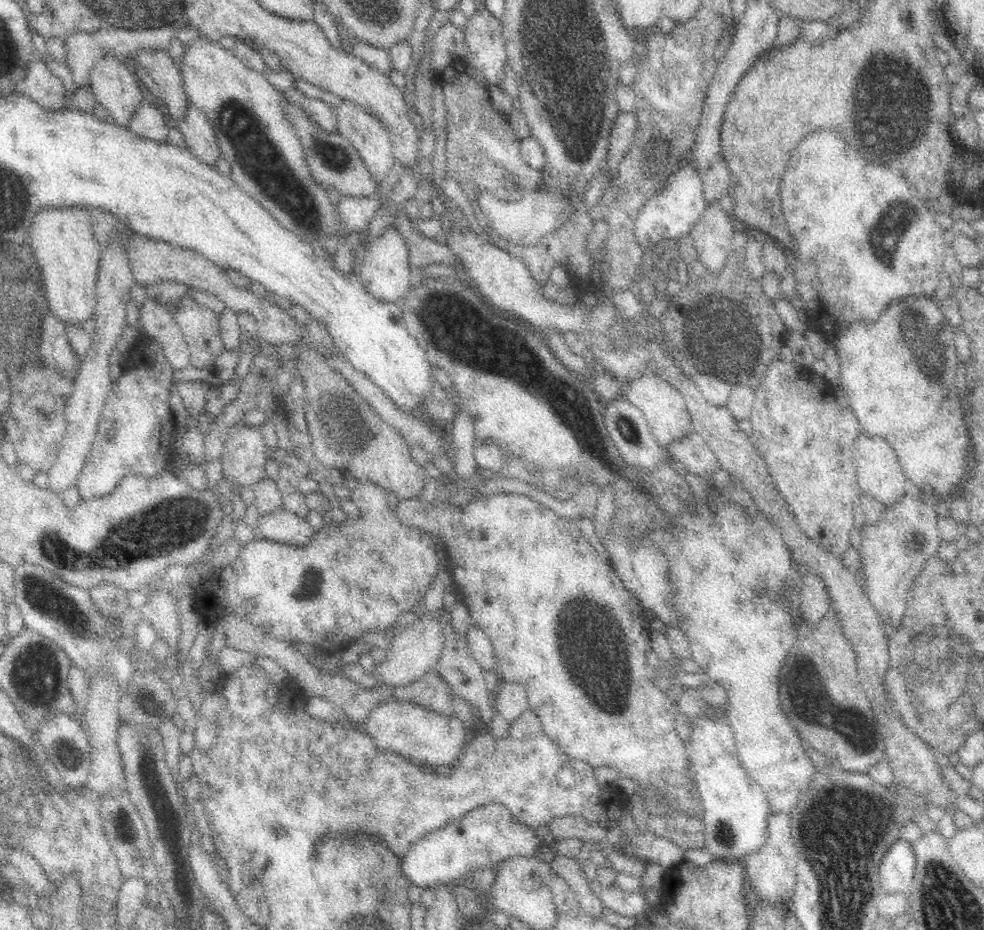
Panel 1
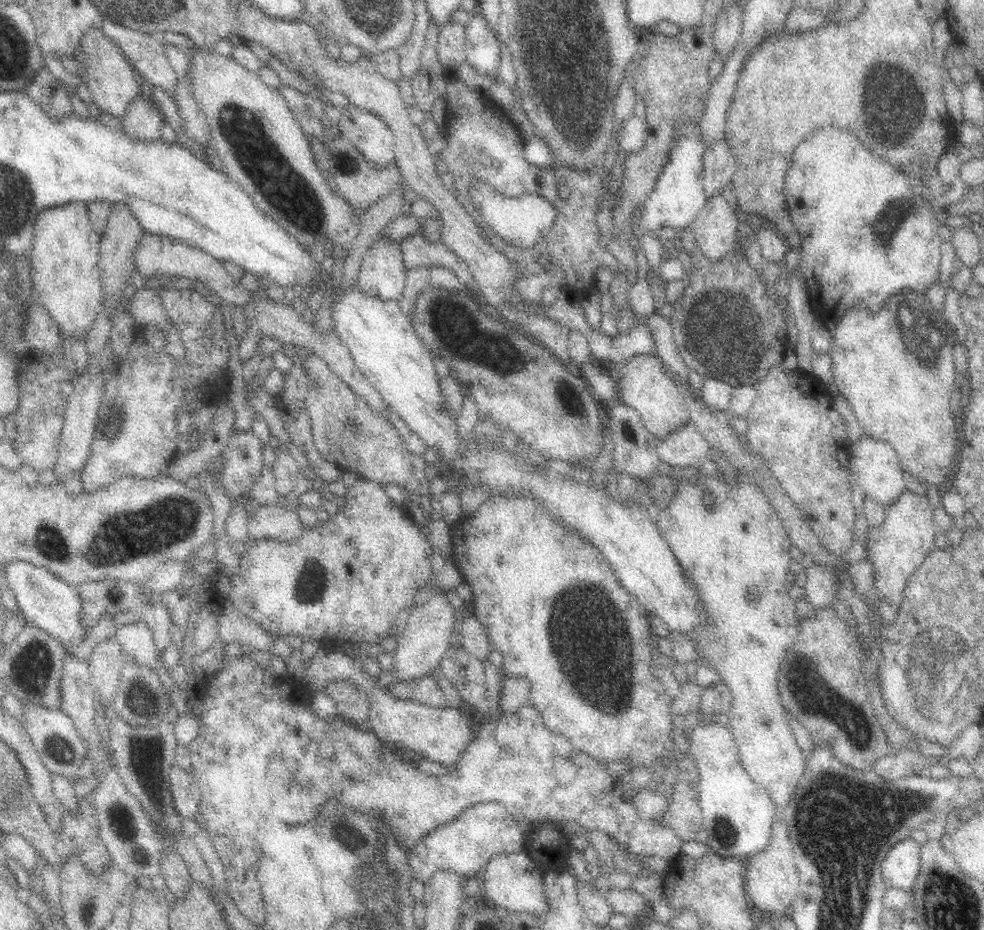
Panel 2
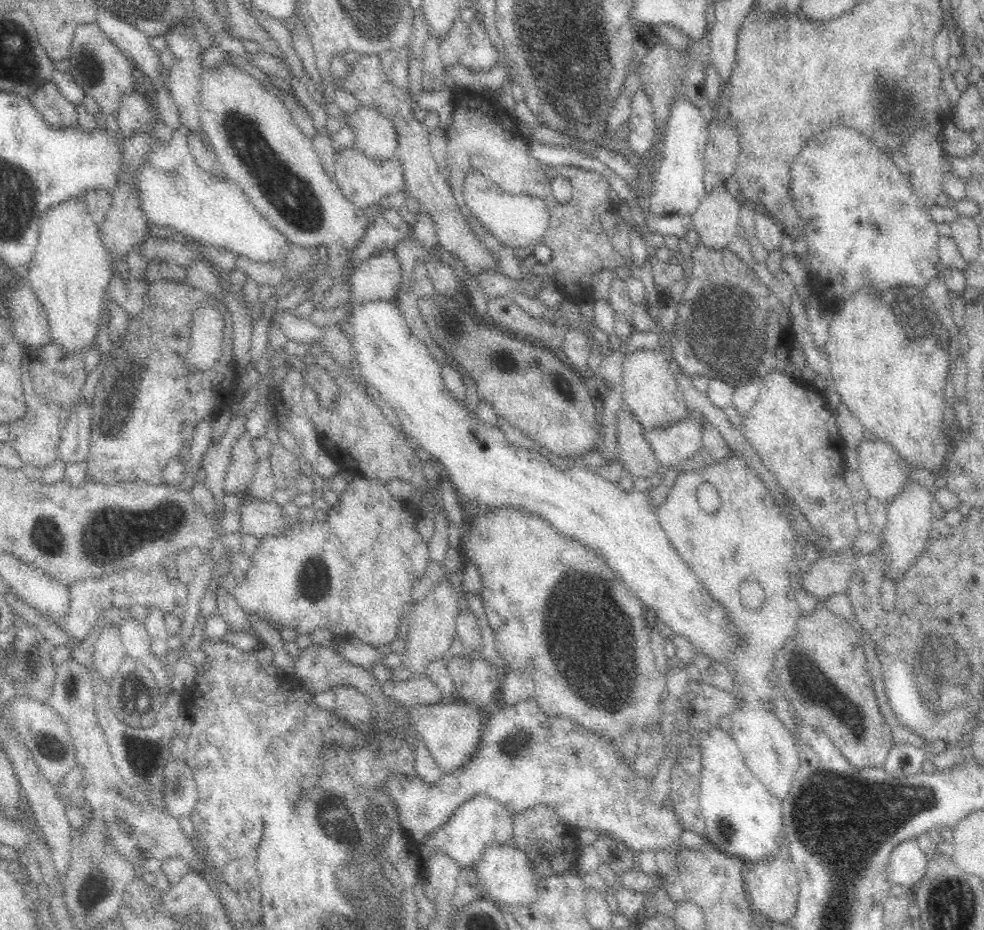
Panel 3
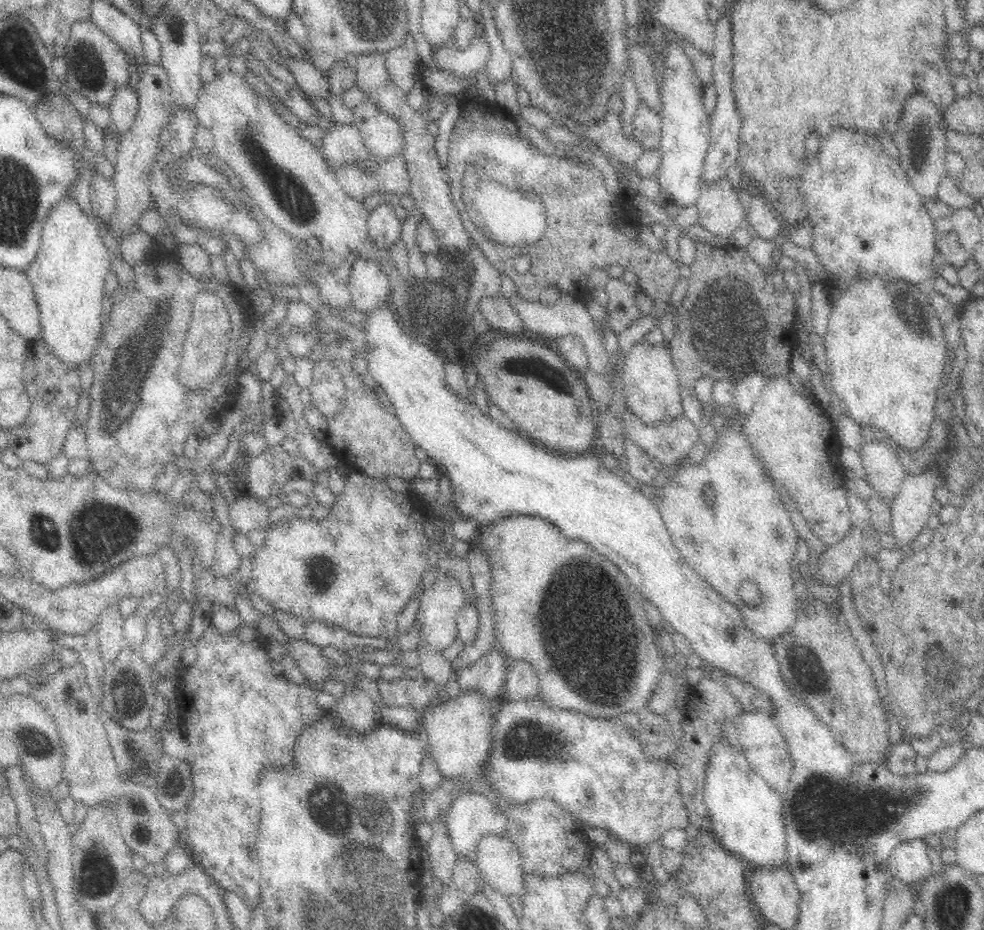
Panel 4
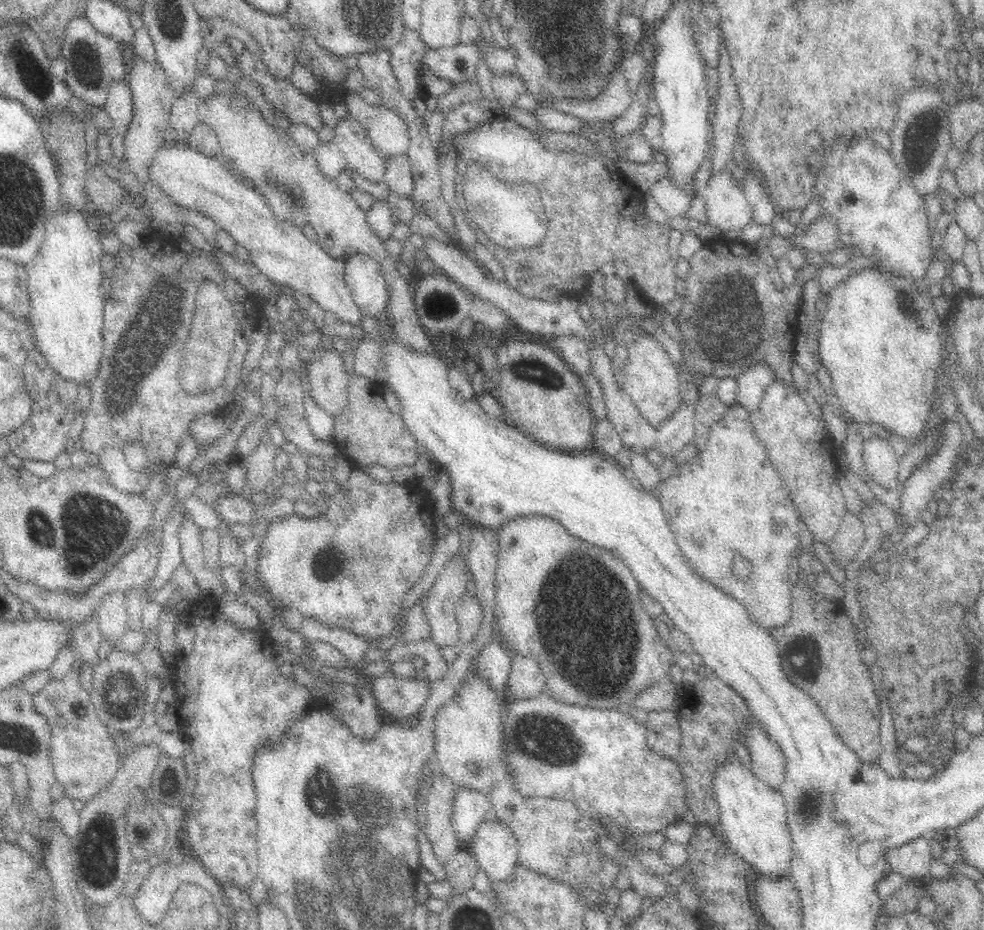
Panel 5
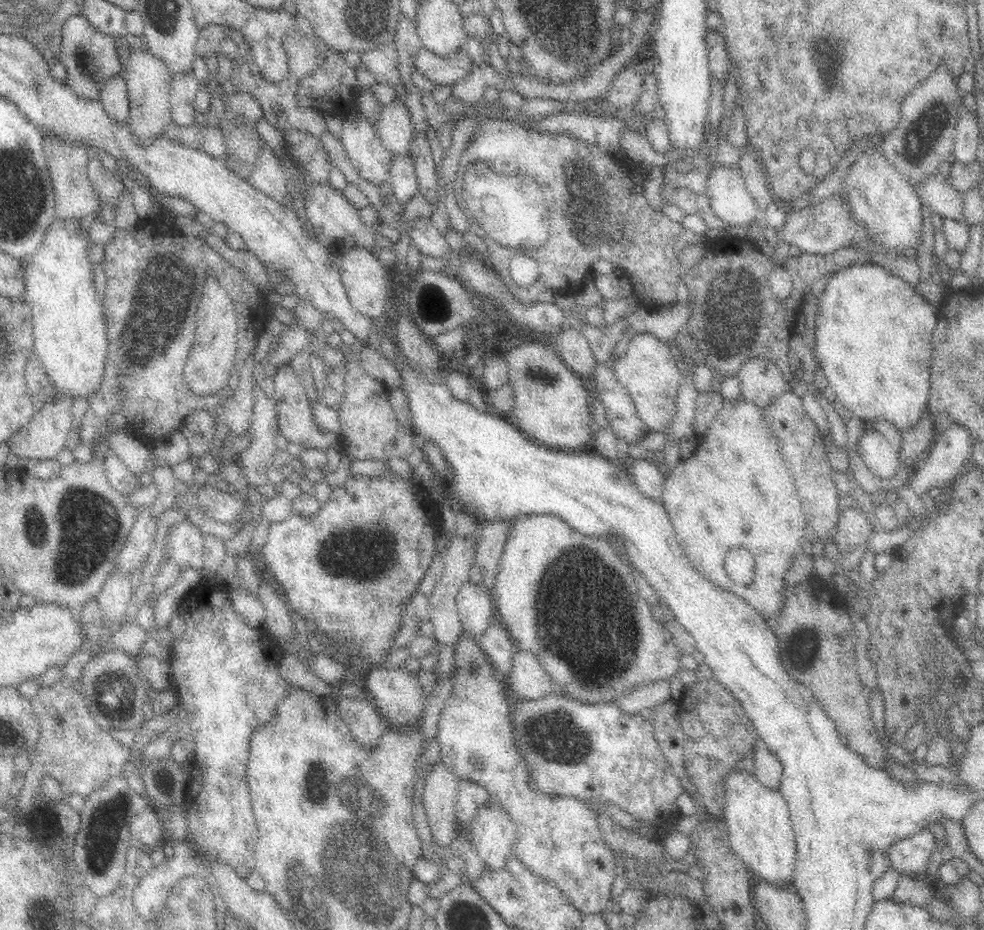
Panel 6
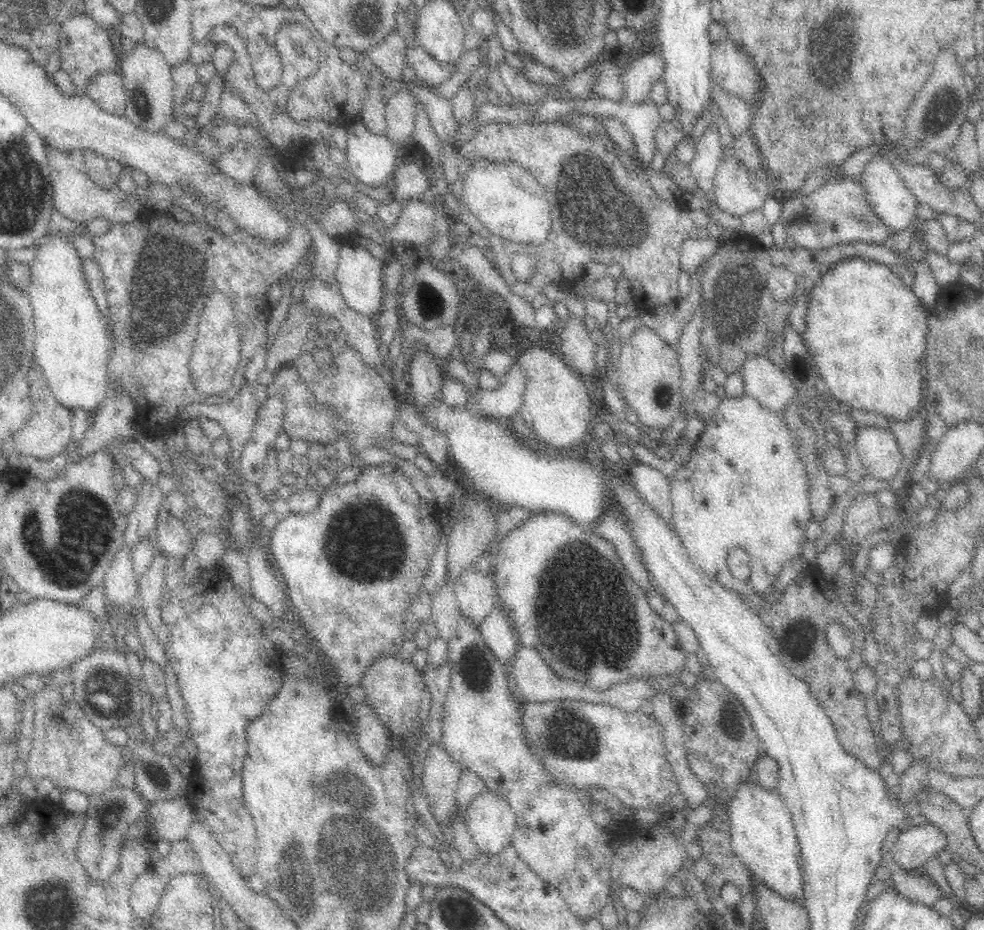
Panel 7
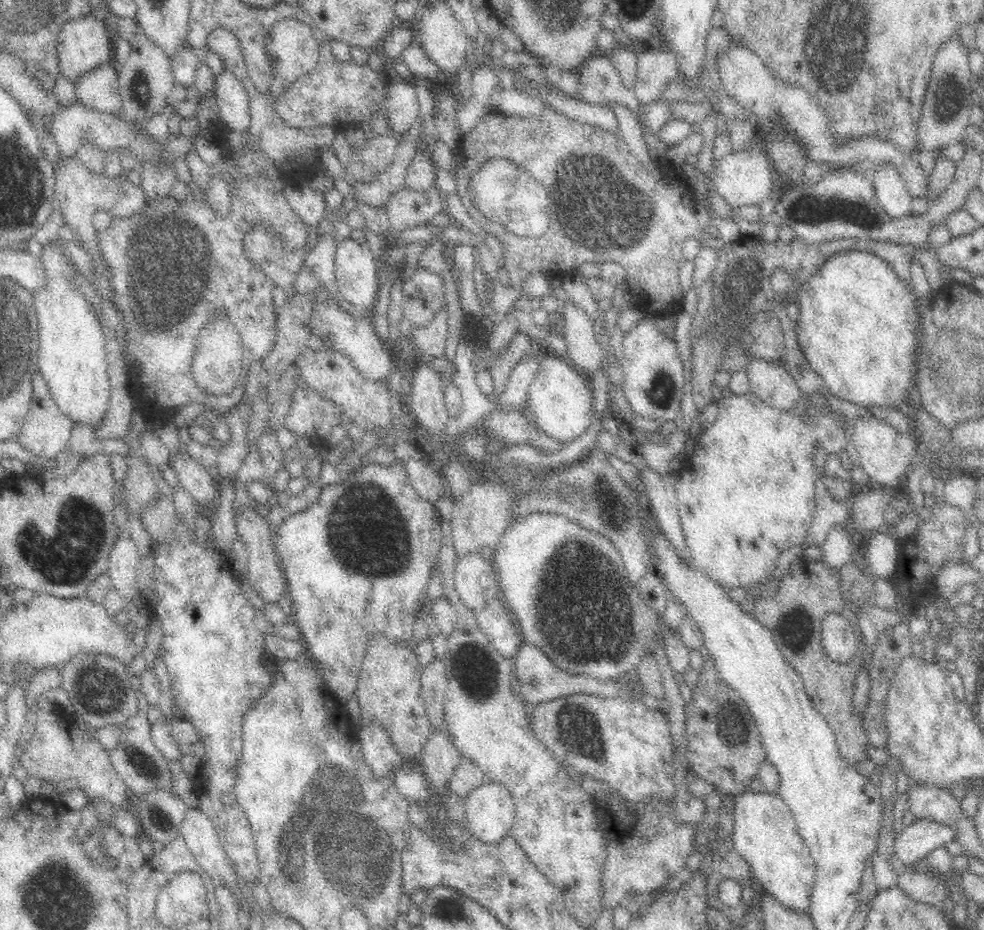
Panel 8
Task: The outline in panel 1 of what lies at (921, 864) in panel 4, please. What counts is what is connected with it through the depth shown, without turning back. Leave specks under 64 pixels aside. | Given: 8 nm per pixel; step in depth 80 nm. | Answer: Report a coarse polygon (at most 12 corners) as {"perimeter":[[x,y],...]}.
{"perimeter":[[892,842],[878,866],[882,892],[908,892],[912,845]]}

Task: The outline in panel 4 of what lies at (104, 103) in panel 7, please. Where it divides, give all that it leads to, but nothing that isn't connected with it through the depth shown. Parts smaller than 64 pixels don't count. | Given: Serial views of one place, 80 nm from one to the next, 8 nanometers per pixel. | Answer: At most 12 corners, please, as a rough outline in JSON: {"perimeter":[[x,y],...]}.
{"perimeter":[[133,89],[115,92],[109,118],[117,137],[126,134],[138,116]]}

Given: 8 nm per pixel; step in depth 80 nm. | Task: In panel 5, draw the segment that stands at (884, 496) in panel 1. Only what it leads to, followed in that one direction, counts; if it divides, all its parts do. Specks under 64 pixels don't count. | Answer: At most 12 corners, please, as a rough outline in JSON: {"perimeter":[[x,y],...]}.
{"perimeter":[[873,436],[863,441],[866,472],[892,488],[899,461],[891,442]]}

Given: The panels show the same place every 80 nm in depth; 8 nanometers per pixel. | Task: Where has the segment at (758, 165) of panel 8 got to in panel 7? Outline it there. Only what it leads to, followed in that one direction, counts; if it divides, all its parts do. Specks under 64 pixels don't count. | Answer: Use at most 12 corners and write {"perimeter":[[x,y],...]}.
{"perimeter":[[721,160],[714,206],[738,219],[763,211],[766,171],[755,185],[741,162]]}

